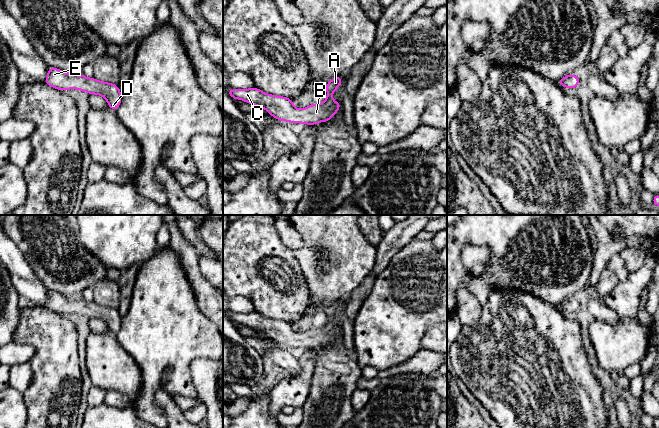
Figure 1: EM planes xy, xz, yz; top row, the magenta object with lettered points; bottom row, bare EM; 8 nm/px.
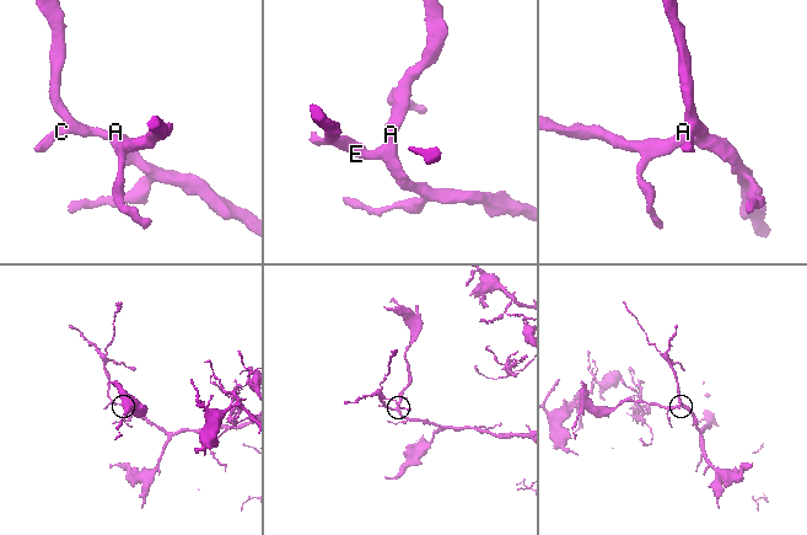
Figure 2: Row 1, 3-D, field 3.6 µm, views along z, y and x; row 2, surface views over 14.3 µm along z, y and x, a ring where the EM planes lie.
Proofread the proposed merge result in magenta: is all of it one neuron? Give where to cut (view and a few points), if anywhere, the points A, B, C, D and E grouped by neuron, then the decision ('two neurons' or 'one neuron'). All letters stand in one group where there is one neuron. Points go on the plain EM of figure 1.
cut none; groups A B C D E; one neuron

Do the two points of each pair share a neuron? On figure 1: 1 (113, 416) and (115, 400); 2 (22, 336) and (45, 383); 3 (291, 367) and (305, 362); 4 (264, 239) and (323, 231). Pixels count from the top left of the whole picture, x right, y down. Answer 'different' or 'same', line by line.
1: different
2: same
3: different
4: different

